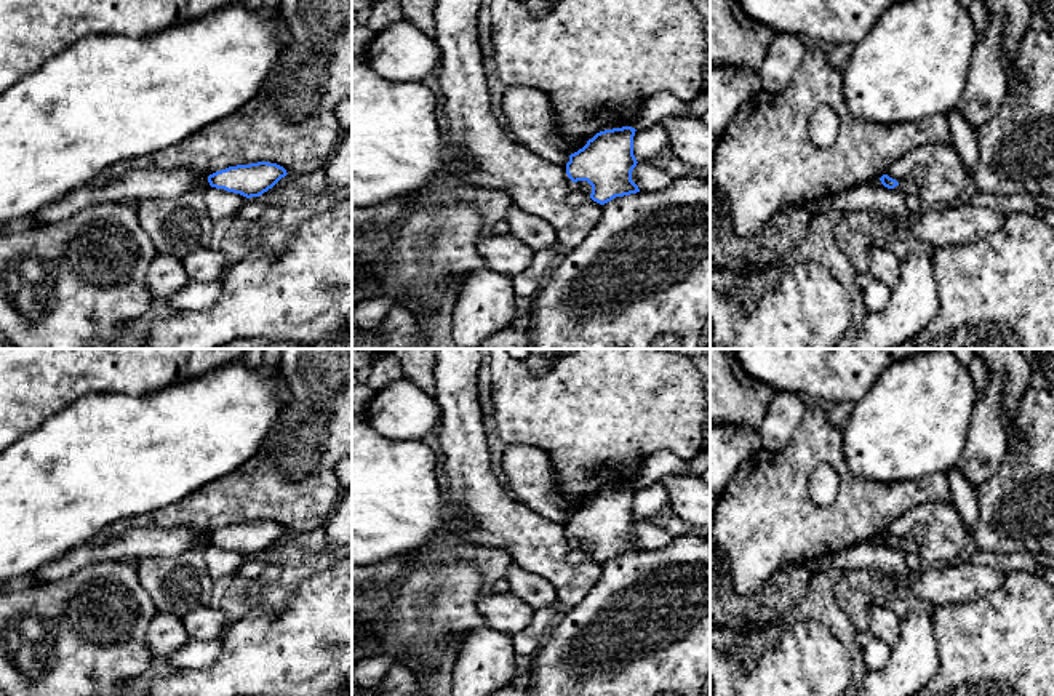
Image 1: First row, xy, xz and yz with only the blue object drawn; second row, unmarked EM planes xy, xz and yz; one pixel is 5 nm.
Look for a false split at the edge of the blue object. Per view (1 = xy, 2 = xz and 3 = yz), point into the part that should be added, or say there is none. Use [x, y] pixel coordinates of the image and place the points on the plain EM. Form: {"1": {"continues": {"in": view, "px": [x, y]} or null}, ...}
{"1": {"continues": null}, "2": {"continues": null}, "3": {"continues": null}}

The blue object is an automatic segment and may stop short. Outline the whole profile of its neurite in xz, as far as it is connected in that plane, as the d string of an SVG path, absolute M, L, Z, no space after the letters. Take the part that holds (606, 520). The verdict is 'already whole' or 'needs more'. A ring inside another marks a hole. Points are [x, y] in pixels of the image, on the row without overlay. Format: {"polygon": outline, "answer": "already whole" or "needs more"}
{"polygon": "M632 485L600 490L569 514L568 536L573 541L587 539L593 560L605 563L616 555L640 550L632 539L632 530L638 522L633 514L635 490Z", "answer": "already whole"}

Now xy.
{"polygon": "M258 520L216 530L208 534L208 541L211 546L251 557L272 547L286 533L286 528L277 522Z", "answer": "already whole"}

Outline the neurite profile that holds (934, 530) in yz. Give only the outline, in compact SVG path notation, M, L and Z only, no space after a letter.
M953 502L920 504L900 515L886 533L934 566L961 560L971 544Z

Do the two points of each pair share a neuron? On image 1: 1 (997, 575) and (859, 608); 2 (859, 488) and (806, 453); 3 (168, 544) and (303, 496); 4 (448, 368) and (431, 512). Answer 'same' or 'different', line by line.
1: same
2: same
3: different
4: different

